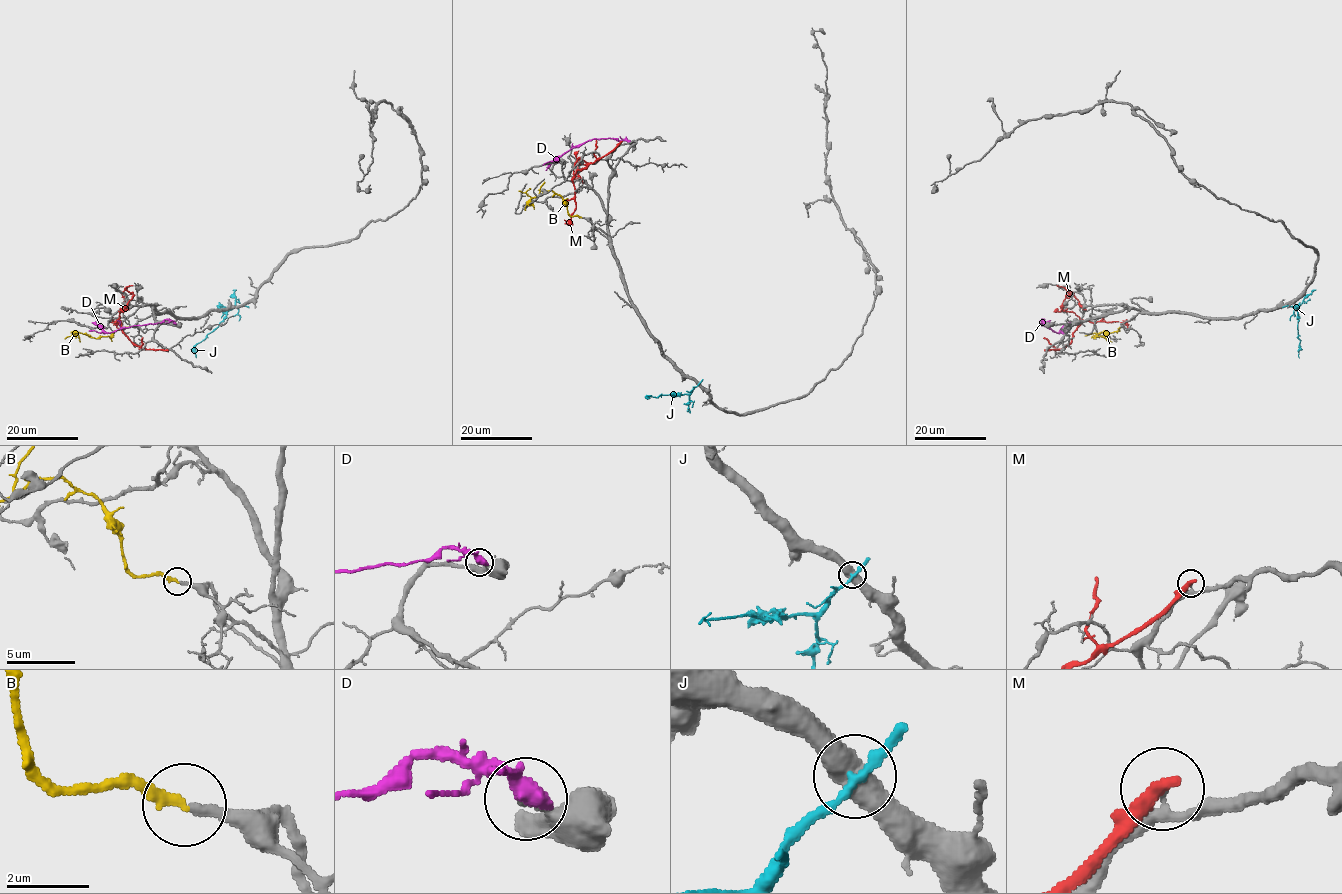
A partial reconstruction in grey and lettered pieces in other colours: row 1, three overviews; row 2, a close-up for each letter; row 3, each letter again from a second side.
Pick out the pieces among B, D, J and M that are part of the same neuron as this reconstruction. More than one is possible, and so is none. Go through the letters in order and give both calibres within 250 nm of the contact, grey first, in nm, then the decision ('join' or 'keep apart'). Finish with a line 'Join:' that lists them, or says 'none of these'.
B: 240/240 nm | join
D: 120/400 nm | keep apart
J: 550/200 nm | keep apart
M: 190/400 nm | keep apart
Join: B

